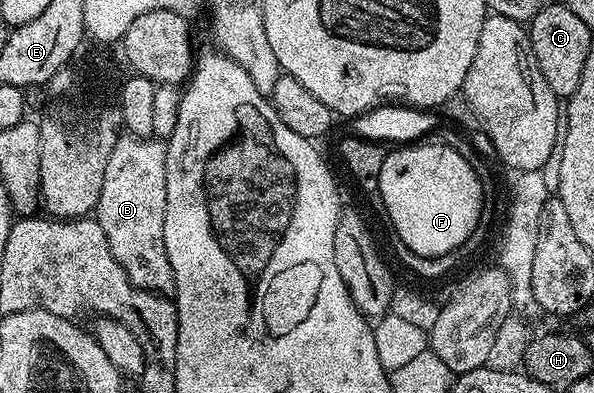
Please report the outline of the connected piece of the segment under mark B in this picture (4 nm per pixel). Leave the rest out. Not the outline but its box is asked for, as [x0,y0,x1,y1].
[94,135,173,294]

